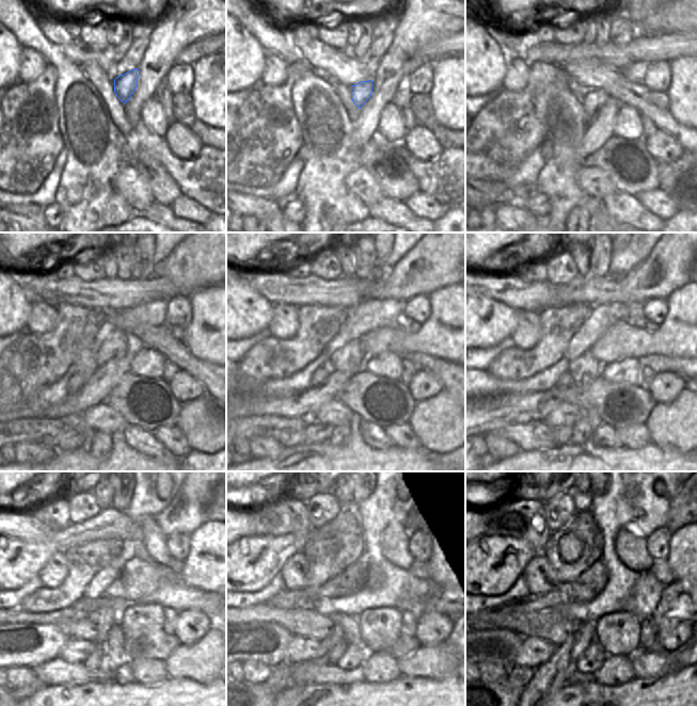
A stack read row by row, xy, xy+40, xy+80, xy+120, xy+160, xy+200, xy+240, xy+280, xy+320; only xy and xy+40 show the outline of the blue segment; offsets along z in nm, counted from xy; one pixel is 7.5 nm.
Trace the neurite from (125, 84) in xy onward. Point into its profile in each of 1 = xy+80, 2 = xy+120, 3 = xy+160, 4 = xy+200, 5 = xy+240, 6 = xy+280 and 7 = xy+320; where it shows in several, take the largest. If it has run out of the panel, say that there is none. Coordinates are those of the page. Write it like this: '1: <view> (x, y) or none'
1: xy+80 (593, 100)
2: xy+120 (114, 346)
3: xy+160 (349, 358)
4: xy+200 (583, 369)
5: xy+240 (99, 611)
6: xy+280 (328, 643)
7: xy+320 (538, 688)

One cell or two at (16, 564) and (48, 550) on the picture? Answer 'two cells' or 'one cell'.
one cell

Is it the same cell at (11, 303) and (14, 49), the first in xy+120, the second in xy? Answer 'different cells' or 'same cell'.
same cell

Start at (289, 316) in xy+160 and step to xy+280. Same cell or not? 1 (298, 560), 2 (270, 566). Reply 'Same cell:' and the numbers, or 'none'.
Same cell: 1

